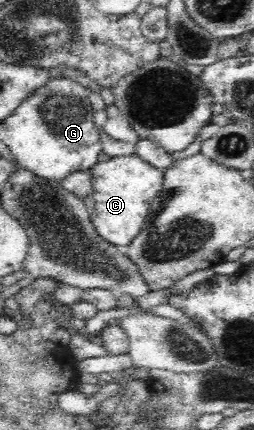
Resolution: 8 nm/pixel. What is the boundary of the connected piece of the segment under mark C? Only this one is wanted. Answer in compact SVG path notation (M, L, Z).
M134 153L96 164L91 176L95 206L89 217L96 232L113 246L130 247L148 221L151 202L163 189L164 173Z

